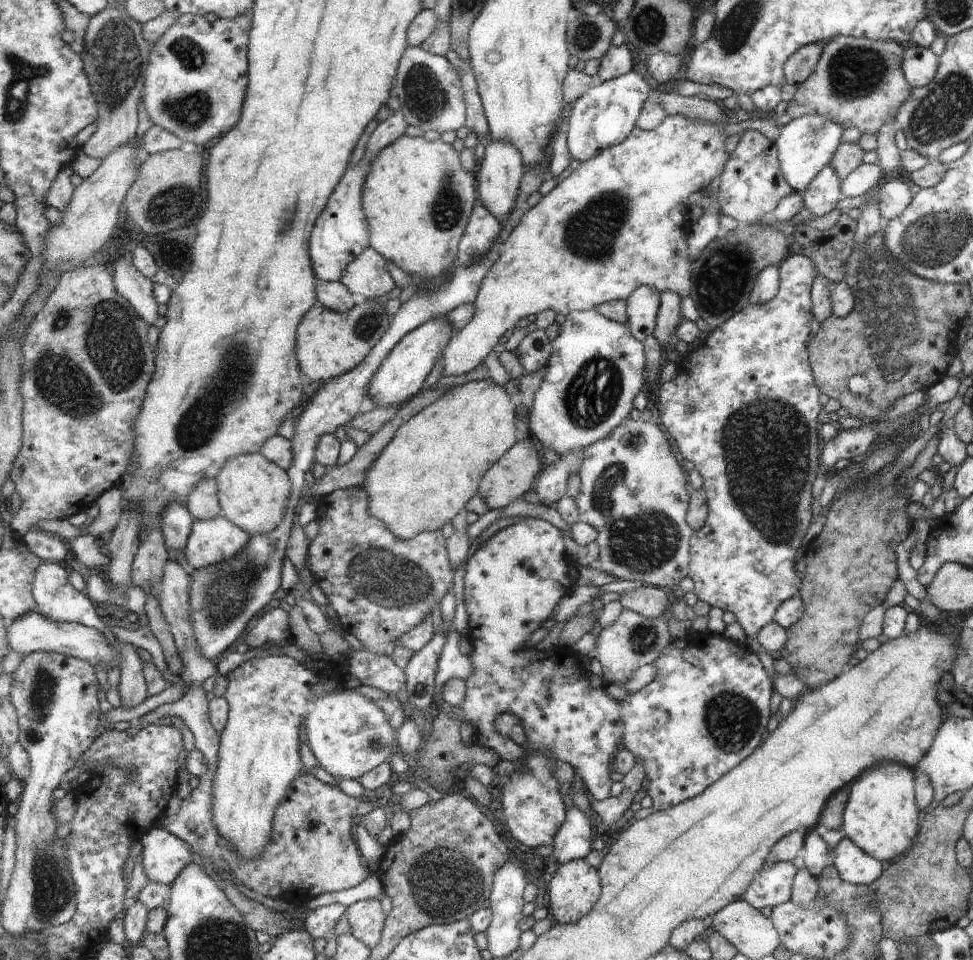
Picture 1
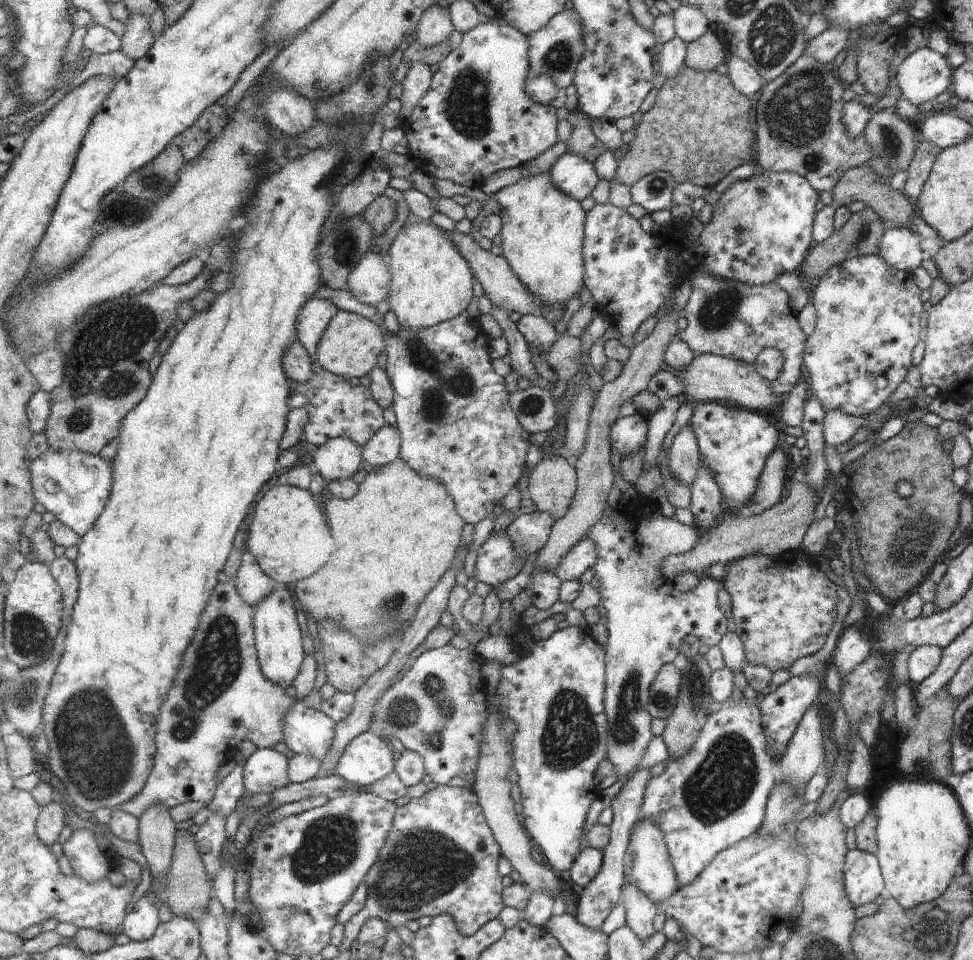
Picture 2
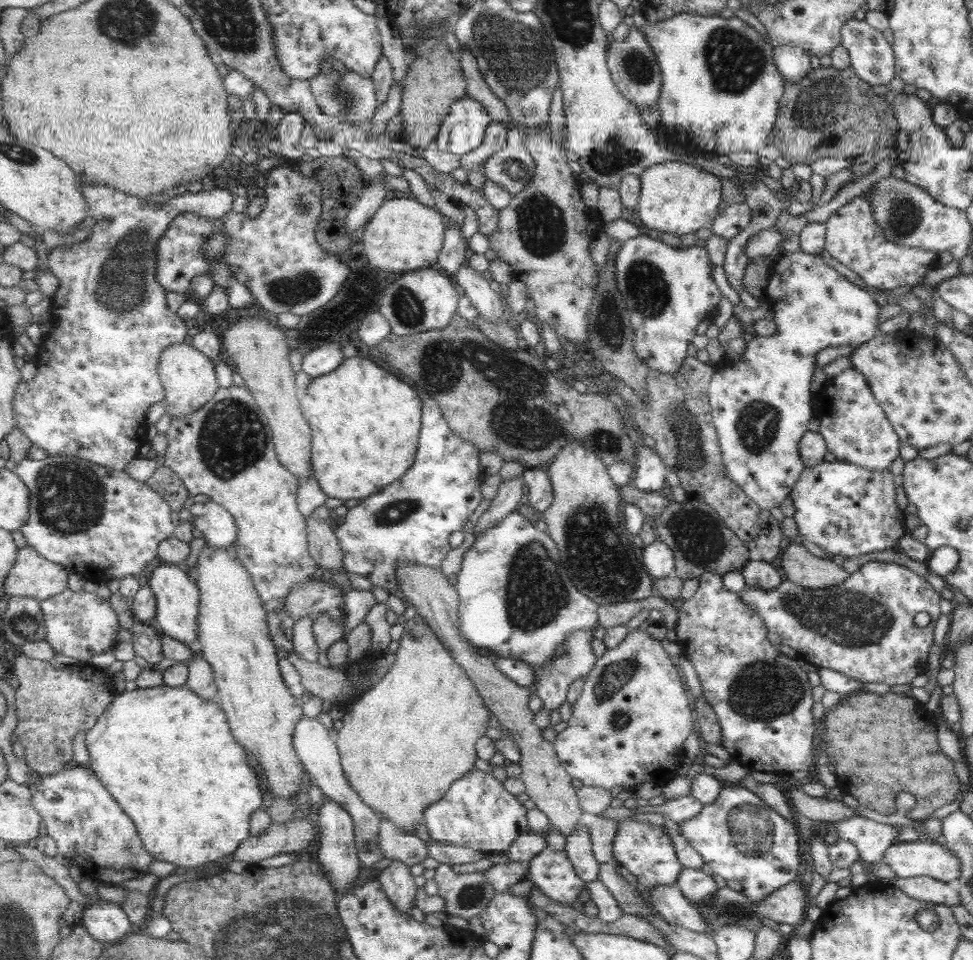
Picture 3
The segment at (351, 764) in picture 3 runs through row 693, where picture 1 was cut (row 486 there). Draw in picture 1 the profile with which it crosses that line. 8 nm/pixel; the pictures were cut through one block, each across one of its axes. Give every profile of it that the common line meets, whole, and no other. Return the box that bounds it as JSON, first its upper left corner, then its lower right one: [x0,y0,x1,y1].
[365,379,521,540]

